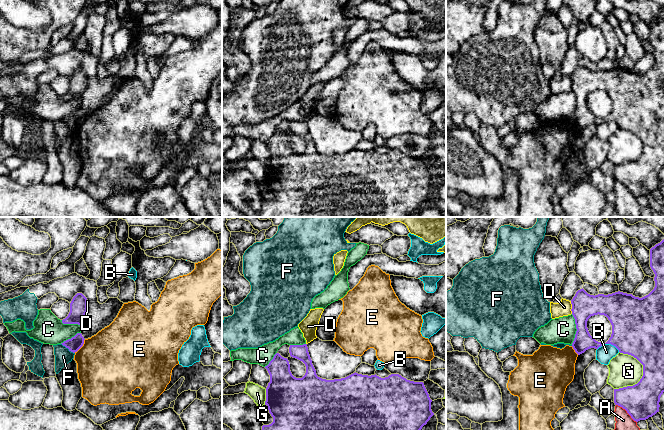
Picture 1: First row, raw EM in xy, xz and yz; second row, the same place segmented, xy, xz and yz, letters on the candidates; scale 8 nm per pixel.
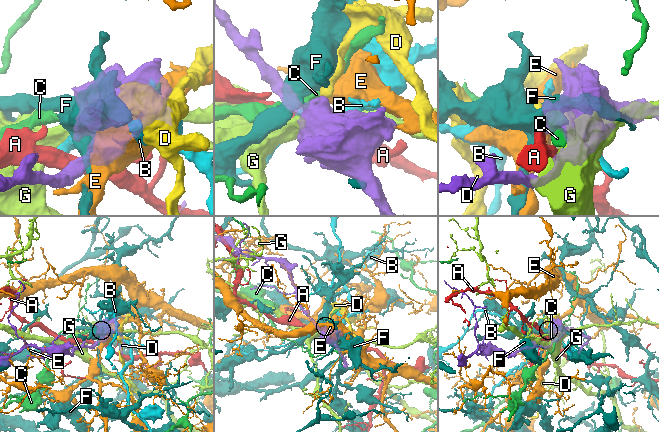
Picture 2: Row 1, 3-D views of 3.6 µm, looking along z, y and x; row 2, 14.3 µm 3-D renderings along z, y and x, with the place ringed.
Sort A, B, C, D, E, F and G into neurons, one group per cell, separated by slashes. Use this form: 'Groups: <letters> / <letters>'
Groups: A / B / C / D / E / F / G

